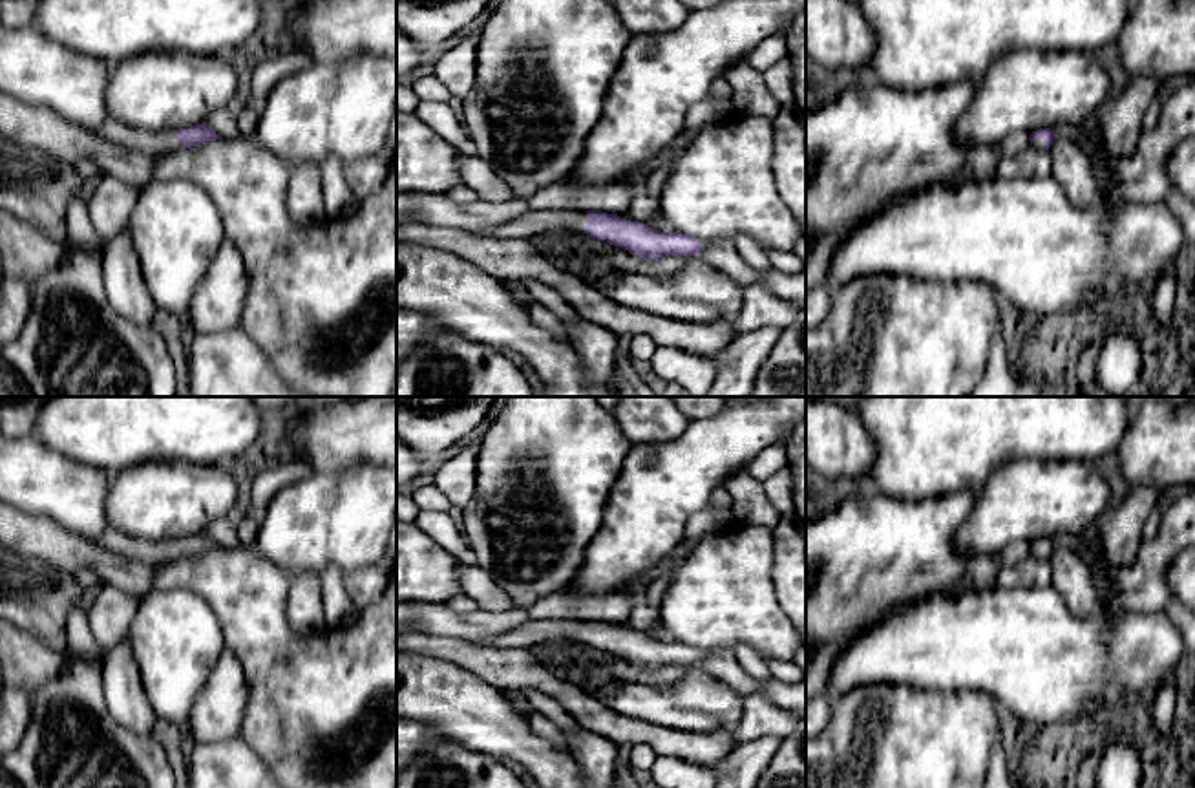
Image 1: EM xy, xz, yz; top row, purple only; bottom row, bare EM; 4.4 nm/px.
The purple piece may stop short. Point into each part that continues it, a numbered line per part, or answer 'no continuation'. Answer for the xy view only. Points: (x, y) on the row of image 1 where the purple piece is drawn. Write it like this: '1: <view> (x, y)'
1: xy (150, 141)

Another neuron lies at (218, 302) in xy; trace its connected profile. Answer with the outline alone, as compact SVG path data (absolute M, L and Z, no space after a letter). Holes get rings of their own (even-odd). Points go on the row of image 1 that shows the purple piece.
M225 238L205 276L197 283L186 316L188 327L239 327L247 287L249 276L241 252L228 238Z

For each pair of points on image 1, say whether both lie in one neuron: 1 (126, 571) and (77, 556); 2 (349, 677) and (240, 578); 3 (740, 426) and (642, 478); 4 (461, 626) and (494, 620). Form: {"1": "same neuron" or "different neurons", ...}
{"1": "same neuron", "2": "same neuron", "3": "same neuron", "4": "same neuron"}

